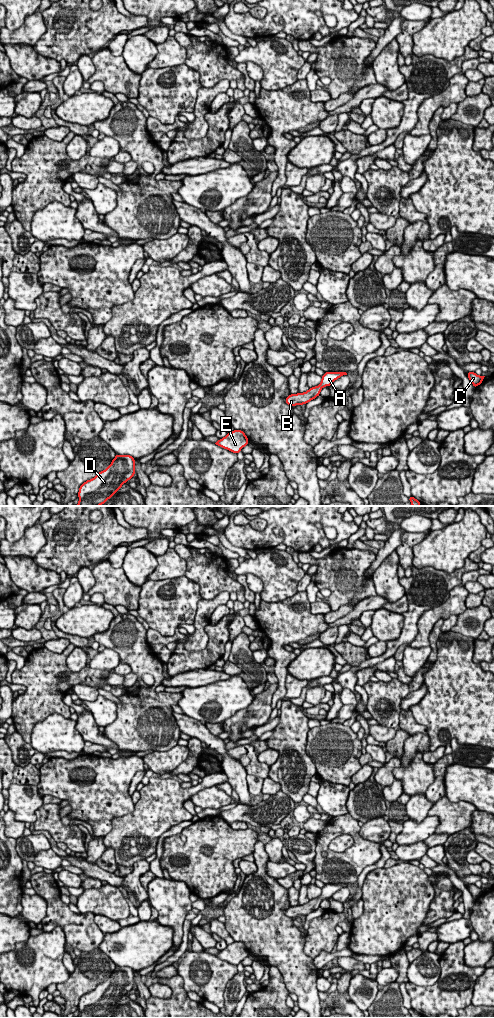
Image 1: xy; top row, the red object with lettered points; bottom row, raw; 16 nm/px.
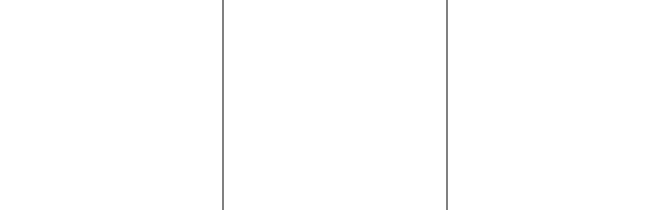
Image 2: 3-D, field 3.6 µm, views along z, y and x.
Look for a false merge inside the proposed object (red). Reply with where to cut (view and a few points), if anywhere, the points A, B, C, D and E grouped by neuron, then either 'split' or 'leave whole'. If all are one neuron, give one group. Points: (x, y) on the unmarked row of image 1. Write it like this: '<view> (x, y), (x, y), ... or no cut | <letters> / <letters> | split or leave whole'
no cut | A B C D E | leave whole

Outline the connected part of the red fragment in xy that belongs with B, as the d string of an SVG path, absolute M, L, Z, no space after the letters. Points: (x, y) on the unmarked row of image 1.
M325 884L321 889L321 895L318 898L309 900L308 903L297 906L290 906L286 911L286 916L290 918L303 917L320 907L320 903L323 899L331 898L332 895L343 887L347 887L346 884Z

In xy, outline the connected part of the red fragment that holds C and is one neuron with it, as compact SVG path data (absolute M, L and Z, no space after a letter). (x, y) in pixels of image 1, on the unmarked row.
M468 884L467 888L475 900L483 894L483 891L485 889L479 888L475 884Z

